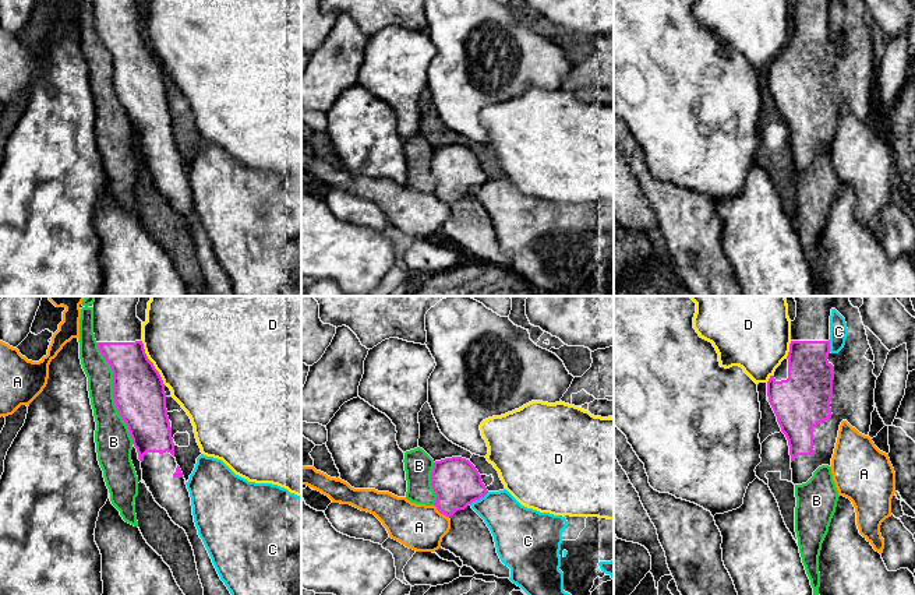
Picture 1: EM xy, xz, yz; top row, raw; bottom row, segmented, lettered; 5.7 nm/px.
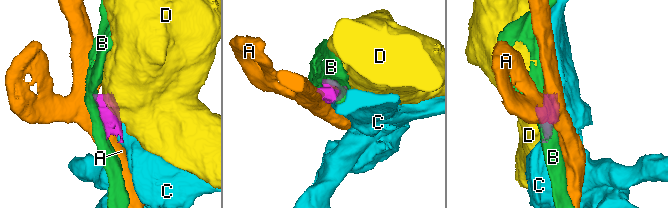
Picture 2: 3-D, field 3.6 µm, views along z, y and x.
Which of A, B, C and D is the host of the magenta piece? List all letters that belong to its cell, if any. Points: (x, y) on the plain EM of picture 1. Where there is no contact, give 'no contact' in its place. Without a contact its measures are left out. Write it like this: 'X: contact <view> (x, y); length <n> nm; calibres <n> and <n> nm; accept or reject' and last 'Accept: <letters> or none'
A: contact xz (441, 200); length 120 nm; calibres 280 and 260 nm; reject
B: contact xy (113, 80); length 600 nm; calibres 300 and 200 nm; reject
C: contact xz (479, 186); length 130 nm; calibres 280 and 260 nm; reject
D: contact xy (152, 50); length 300 nm; calibres 300 and 460 nm; reject
Accept: none

